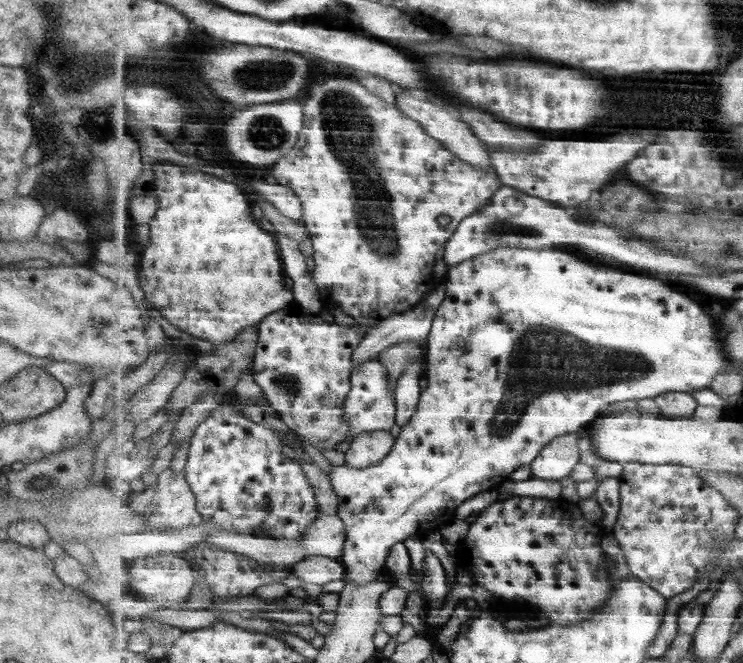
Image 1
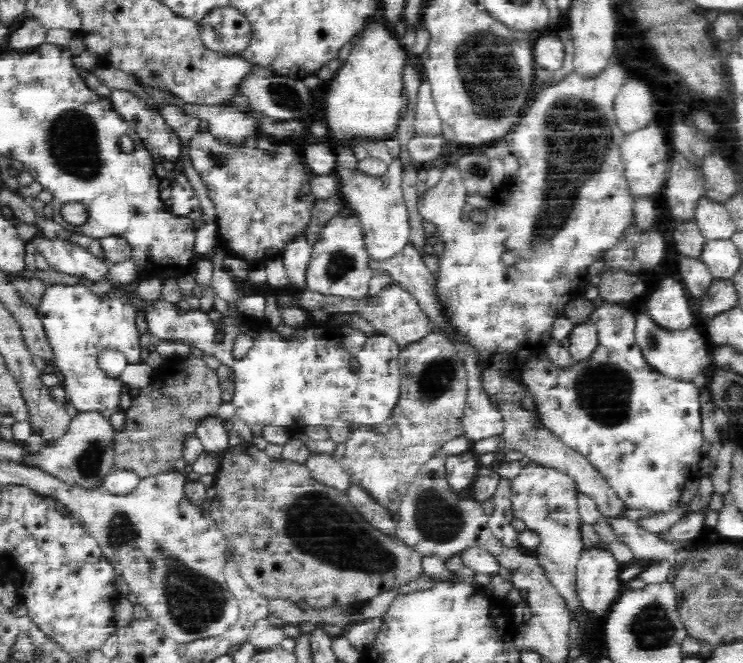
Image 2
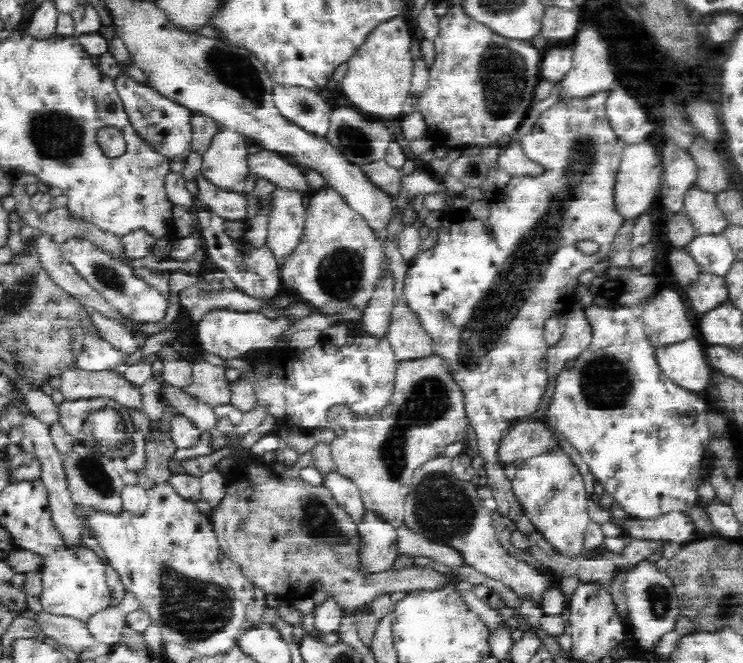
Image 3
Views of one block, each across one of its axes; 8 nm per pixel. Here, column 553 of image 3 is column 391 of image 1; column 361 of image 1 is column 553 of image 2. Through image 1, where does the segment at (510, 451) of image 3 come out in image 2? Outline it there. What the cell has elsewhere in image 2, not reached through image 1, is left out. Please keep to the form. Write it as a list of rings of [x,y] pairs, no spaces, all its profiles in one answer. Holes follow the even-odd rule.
[[[496,400],[496,406],[504,420],[504,440],[506,440],[509,451],[522,453],[524,462],[527,461],[535,465],[542,465],[545,468],[556,469],[568,475],[573,483],[576,484],[577,493],[583,493],[594,500],[602,517],[606,519],[624,518],[624,512],[627,509],[624,502],[614,493],[614,490],[606,483],[601,472],[596,470],[586,457],[562,444],[545,427],[540,432],[535,432],[533,416],[522,410],[517,401]]]

